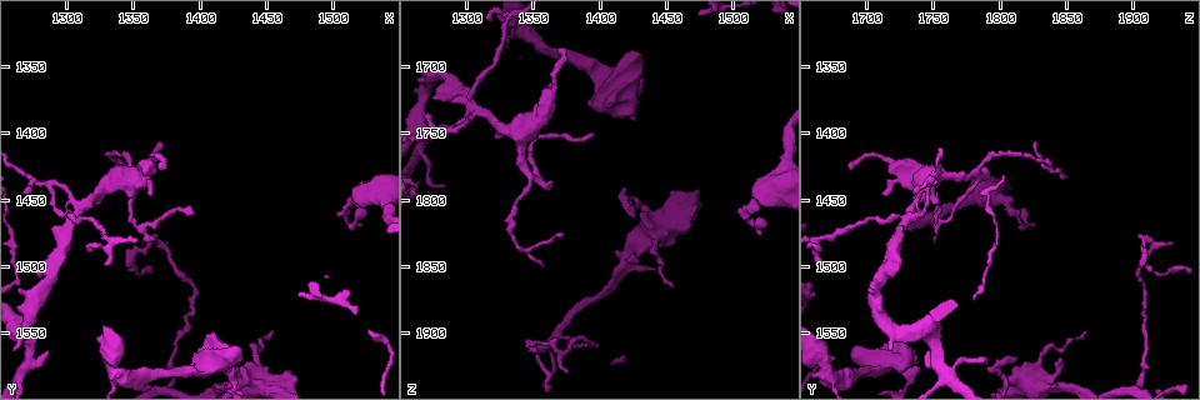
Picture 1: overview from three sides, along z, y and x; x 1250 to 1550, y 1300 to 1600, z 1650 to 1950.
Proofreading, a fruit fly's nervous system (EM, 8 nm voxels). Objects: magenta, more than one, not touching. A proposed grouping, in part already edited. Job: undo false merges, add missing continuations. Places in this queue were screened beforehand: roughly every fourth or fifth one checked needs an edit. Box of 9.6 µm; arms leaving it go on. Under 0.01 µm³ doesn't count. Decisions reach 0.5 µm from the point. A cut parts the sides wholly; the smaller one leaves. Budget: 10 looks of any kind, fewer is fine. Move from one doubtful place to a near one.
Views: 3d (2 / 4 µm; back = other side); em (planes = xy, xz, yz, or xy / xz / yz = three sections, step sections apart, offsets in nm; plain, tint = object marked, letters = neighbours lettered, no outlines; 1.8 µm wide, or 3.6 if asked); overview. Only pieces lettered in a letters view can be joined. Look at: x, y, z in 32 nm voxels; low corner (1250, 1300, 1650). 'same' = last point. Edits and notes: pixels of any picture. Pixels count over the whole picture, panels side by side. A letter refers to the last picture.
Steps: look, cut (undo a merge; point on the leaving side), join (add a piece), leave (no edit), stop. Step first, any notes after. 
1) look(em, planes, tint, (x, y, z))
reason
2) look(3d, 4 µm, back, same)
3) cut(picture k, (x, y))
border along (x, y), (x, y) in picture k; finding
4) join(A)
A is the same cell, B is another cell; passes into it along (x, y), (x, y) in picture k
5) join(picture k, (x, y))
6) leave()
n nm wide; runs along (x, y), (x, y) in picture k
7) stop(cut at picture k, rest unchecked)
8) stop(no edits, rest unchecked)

look(3d, 4 µm, back, (1304, 1464, 1730))
four or more arms meet

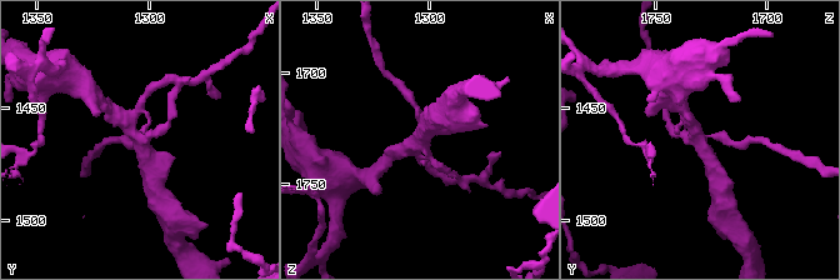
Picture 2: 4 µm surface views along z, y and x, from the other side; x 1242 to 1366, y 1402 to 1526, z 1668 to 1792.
look(em, planes, letters, (1303, 1465, 1731))

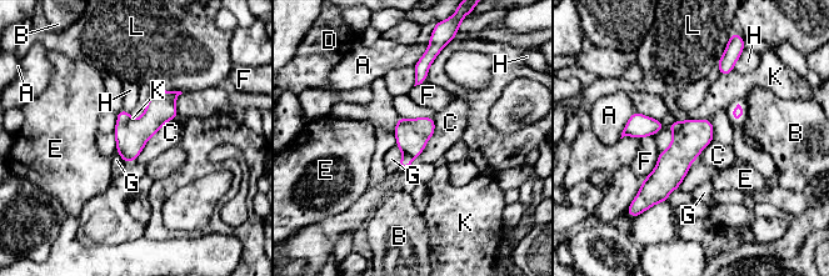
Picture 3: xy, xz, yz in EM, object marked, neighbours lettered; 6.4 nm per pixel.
cut(picture 3, (675, 126))
A, B, C, D, E, F, G, H, K and L are other cells; border along (685, 121), (674, 133) in picture 3; two neurons meet here

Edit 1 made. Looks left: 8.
look(overview)

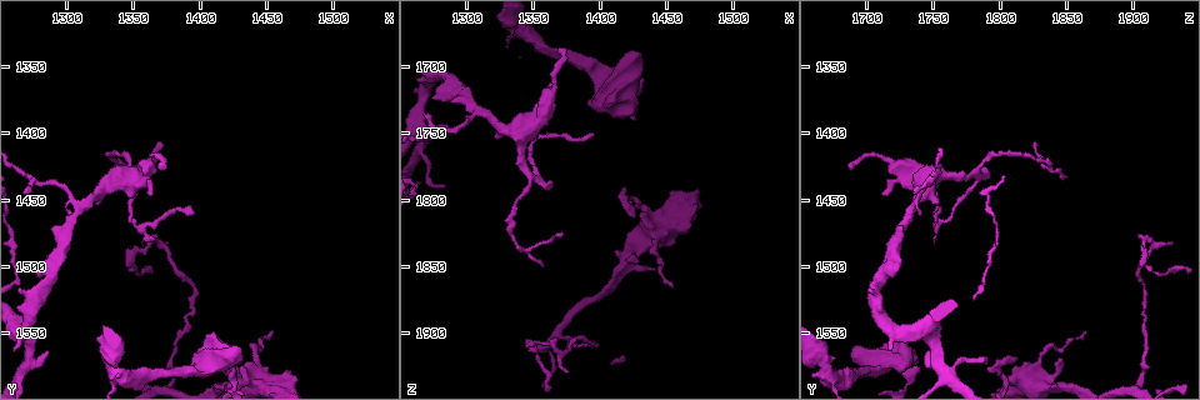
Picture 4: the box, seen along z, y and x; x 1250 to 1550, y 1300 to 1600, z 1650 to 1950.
look(3d, 2 µm, (1272, 1570, 1754))
sharp bend

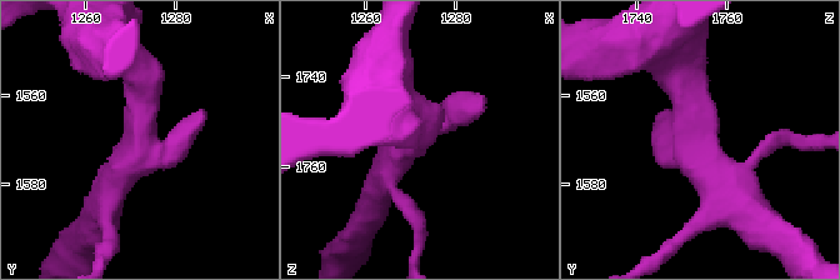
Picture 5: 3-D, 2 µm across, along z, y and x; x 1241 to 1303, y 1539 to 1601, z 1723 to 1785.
look(em, planes, letters, (1272, 1571, 1753))

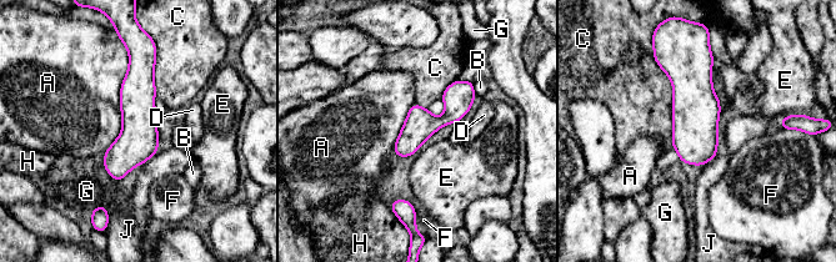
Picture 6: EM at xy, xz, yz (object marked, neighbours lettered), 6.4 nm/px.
leave()
200 nm wide; A touches over 700 nm; A, B, C, D, E, F, G, H and J are other cells; one neuron here

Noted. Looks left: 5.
look(em, 3.6 µm, planes, tint, (1440, 1564, 1832))
sudden change in width

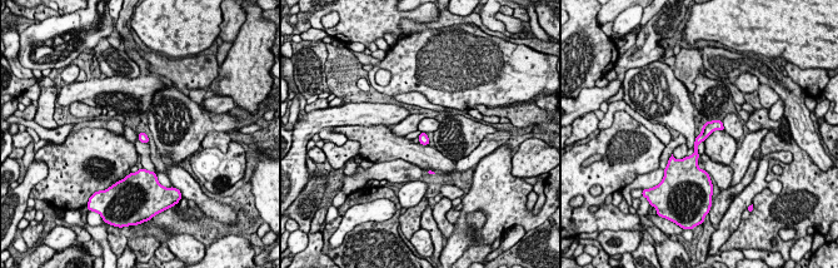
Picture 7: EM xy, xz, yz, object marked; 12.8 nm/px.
look(em, 3.6 µm, planes, letters, same)
what lies round it

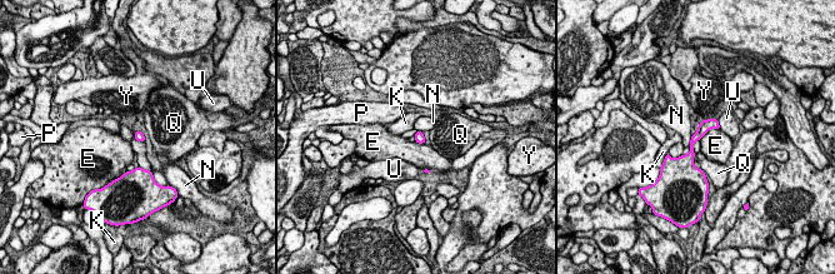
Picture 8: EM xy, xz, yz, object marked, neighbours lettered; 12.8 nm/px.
leave()
E, K, N, P, Q, U and Y are other cells; runs along (714, 121), (691, 142), (695, 172) in picture 8; all the same neuron

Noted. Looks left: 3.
stop(cut at picture 3, rest unchecked)

